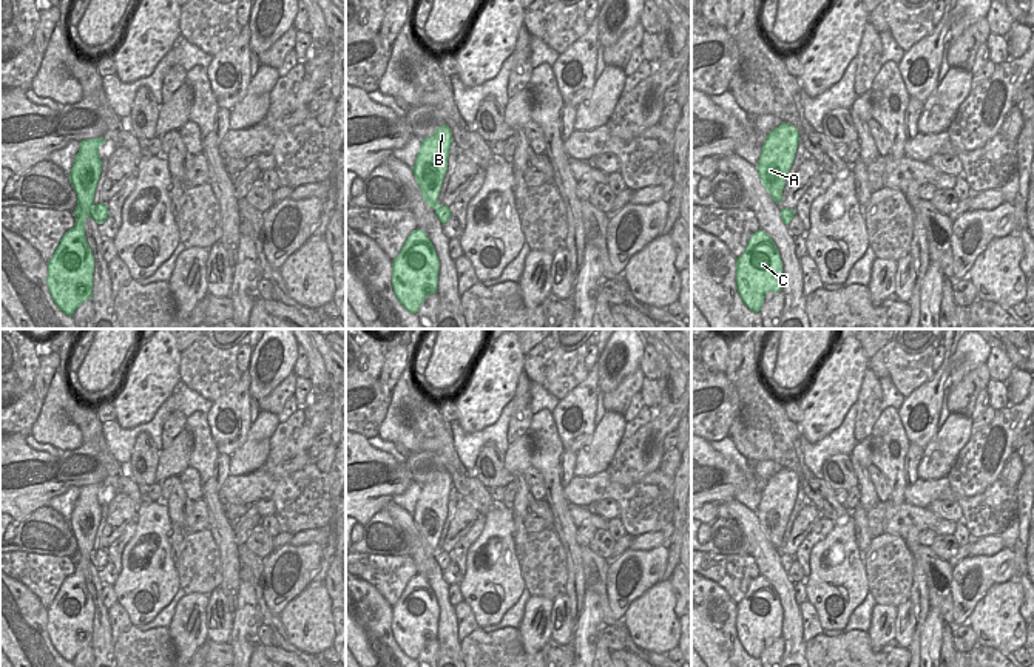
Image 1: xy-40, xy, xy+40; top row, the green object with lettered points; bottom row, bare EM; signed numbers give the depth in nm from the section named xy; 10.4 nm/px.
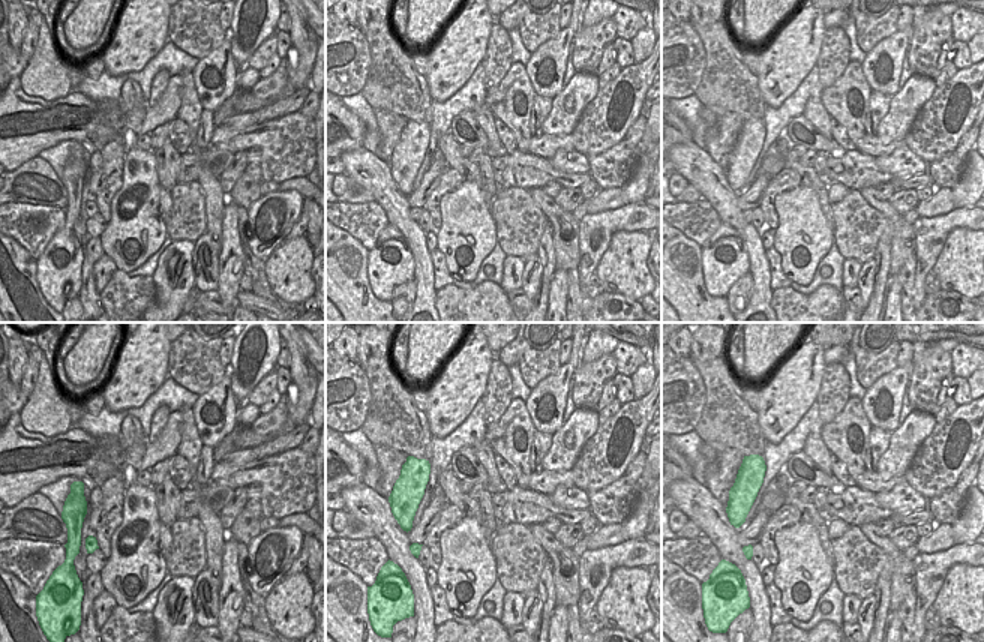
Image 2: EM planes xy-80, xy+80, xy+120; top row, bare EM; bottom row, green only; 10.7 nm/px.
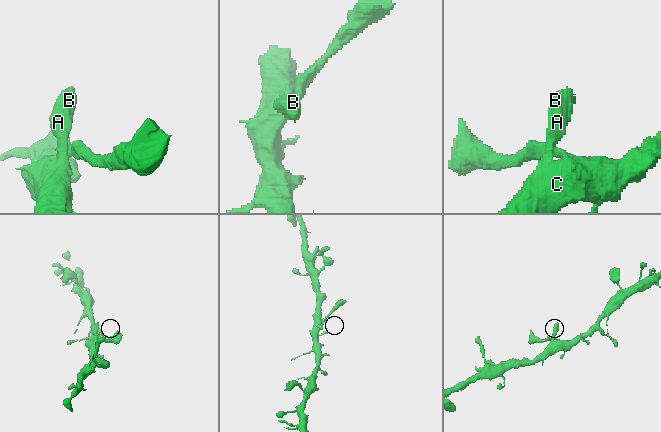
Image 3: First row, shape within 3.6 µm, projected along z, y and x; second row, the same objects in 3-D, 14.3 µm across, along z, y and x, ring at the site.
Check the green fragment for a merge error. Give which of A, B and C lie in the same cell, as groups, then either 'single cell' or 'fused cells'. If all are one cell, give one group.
groups A B C; single cell

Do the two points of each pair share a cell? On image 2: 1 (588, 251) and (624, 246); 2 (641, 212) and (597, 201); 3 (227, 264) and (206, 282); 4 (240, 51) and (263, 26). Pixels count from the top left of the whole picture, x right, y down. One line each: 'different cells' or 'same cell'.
1: different cells
2: different cells
3: different cells
4: same cell

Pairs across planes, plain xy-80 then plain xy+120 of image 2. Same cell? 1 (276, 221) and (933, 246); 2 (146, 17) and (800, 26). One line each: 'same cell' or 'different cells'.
1: same cell
2: same cell

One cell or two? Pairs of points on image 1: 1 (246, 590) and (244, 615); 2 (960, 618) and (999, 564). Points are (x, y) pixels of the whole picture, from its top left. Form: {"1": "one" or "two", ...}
{"1": "one", "2": "one"}

